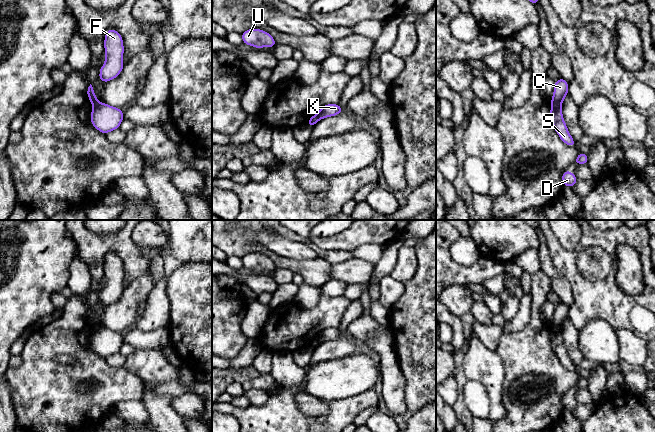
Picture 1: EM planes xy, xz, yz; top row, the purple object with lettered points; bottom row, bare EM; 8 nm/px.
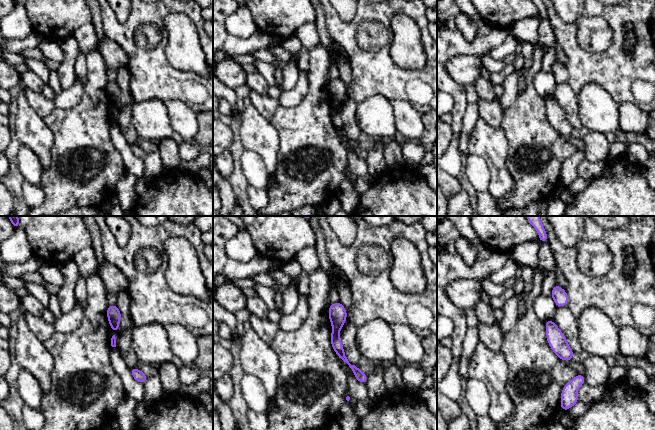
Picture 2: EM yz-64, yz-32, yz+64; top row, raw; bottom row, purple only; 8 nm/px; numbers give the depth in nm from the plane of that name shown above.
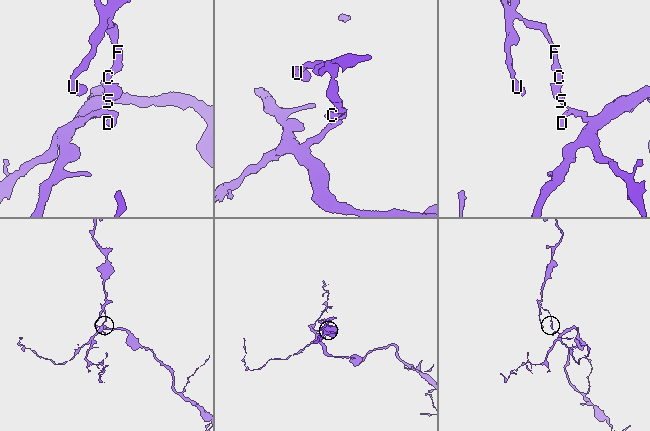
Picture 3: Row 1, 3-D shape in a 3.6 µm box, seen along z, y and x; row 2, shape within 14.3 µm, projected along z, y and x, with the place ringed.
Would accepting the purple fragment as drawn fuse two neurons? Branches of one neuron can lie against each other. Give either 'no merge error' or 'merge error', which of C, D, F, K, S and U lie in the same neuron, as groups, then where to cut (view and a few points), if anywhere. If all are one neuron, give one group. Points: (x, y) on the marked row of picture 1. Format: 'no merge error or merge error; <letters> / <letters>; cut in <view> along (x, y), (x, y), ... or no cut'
merge error; C F U / D K S; cut in yz along (552, 104), (560, 109)

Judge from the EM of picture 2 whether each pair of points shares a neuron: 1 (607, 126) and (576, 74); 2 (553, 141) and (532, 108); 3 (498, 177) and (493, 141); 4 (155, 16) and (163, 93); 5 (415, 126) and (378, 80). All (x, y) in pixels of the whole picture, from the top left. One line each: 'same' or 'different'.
1: different
2: same
3: same
4: same
5: different

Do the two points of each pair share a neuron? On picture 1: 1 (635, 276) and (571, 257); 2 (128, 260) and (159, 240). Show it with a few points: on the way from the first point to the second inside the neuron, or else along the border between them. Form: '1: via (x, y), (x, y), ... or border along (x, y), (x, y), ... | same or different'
1: border along (617, 246), (615, 283), (624, 292) | different
2: border along (132, 230), (132, 243), (137, 248) | different

